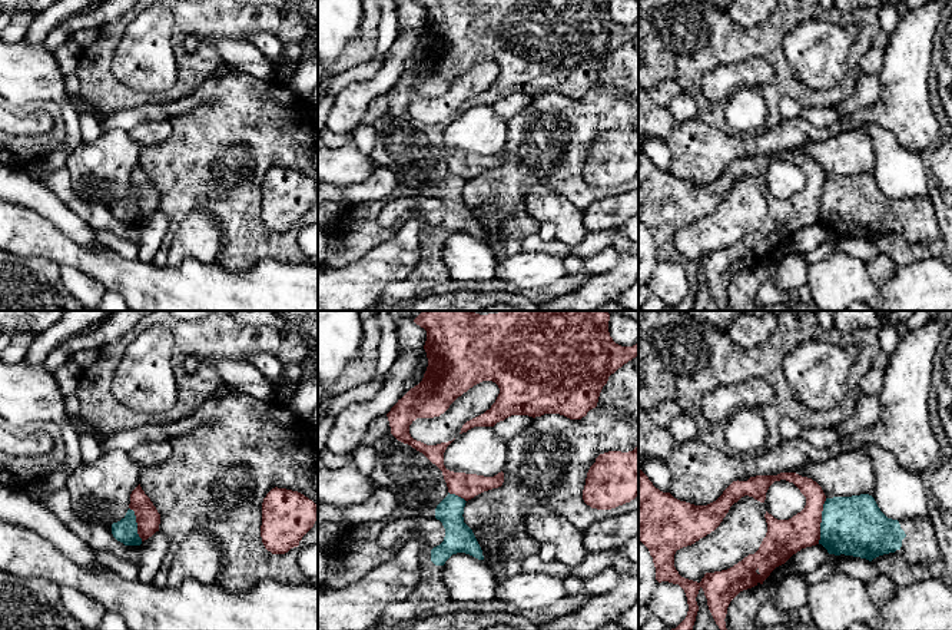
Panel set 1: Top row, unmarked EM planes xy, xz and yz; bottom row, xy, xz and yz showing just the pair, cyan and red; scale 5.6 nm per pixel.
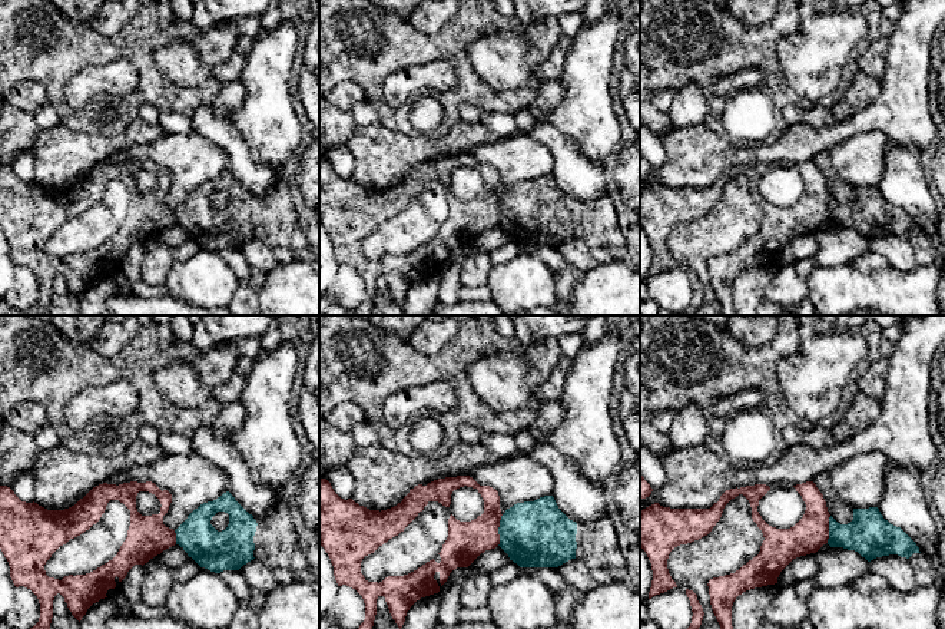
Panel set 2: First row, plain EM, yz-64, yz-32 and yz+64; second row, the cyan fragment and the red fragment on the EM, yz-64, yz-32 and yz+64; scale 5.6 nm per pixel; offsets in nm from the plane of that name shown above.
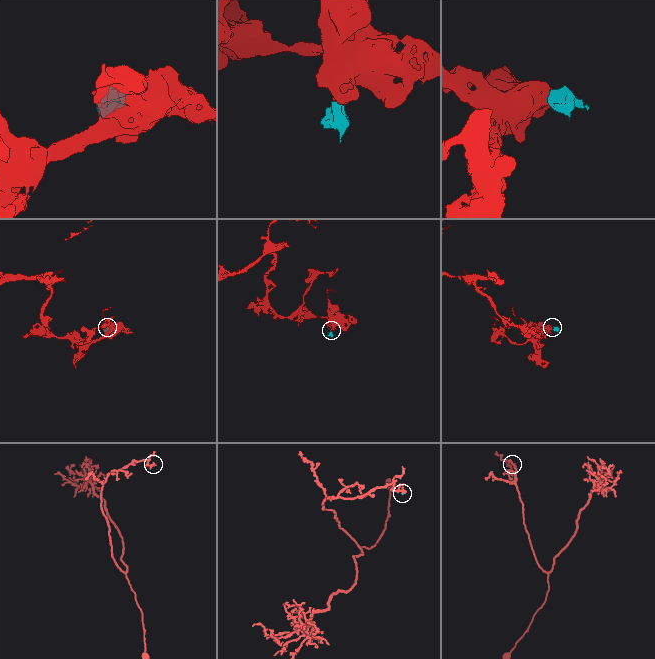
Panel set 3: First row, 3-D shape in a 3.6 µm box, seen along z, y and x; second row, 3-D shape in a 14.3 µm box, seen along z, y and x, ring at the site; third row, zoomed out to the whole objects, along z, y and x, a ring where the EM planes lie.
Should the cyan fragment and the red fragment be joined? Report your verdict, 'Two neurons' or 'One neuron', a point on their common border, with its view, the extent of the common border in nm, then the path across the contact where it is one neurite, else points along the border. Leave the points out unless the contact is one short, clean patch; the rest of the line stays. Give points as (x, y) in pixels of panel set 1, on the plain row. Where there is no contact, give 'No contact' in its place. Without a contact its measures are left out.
Two neurons. Touches cyan at yz (822, 201). Shared border 260 nm. Boundary: yz (826, 178), (822, 186), (821, 218), (818, 222)

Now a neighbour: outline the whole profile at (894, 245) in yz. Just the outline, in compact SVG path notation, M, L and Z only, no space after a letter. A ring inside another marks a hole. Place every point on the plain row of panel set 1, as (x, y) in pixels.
M898 232L879 235L872 239L872 243L896 266L909 266L915 262L910 243Z

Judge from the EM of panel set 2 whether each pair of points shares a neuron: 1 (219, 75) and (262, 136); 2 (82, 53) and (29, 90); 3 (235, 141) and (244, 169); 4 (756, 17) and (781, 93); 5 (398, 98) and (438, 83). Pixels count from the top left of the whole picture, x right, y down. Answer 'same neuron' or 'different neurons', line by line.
1: different neurons
2: different neurons
3: same neuron
4: different neurons
5: same neuron

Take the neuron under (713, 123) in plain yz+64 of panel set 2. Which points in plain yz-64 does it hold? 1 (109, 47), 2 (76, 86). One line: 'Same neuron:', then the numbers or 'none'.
Same neuron: 1

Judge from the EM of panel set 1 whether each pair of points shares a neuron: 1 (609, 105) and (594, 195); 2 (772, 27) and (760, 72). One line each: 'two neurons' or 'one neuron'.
1: one neuron
2: two neurons

